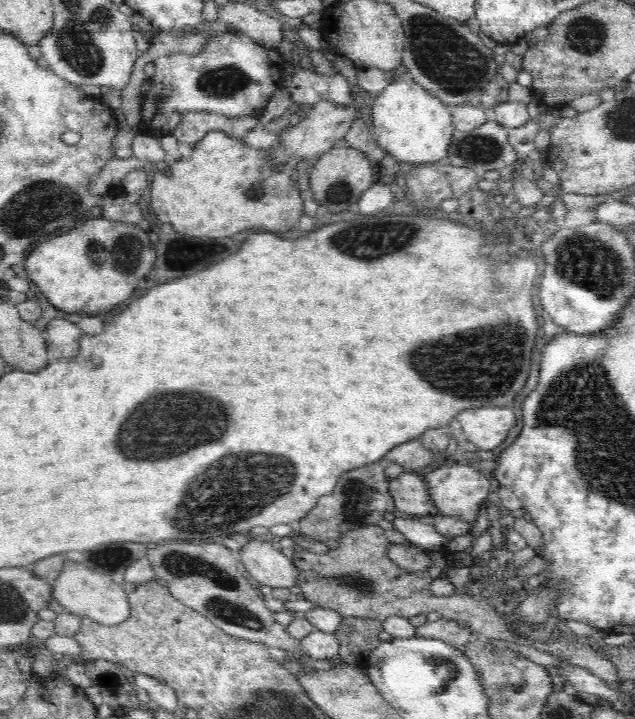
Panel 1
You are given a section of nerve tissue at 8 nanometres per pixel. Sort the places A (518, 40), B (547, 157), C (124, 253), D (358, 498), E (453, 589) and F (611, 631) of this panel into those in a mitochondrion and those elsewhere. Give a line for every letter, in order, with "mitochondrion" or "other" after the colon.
A: other
B: other
C: mitochondrion
D: mitochondrion
E: other
F: other

